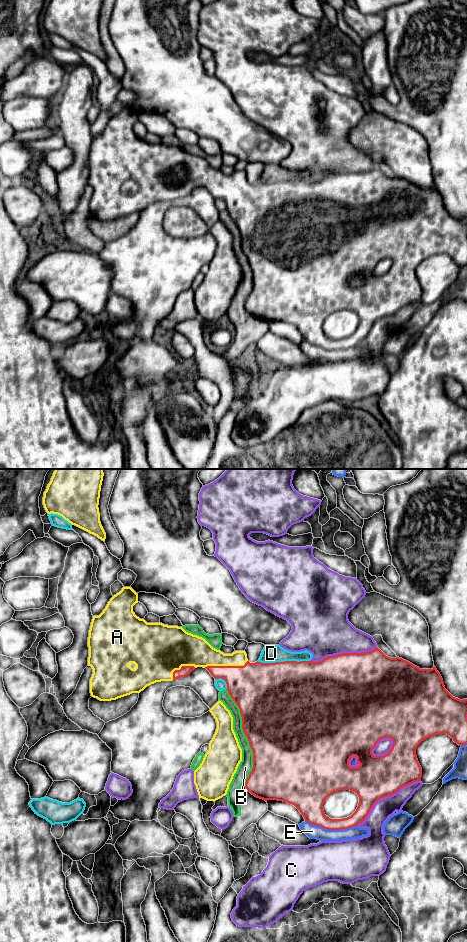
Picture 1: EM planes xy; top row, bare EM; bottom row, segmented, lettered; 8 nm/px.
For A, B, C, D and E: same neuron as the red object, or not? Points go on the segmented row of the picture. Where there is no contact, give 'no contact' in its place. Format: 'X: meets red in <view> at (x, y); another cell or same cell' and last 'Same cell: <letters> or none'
A: meets red in xy at (226, 666); same cell
B: meets red in xy at (246, 736); another cell
C: meets red in xy at (386, 796); another cell
D: meets red in xy at (284, 661); another cell
E: meets red in xy at (331, 829); another cell
Same cell: A

